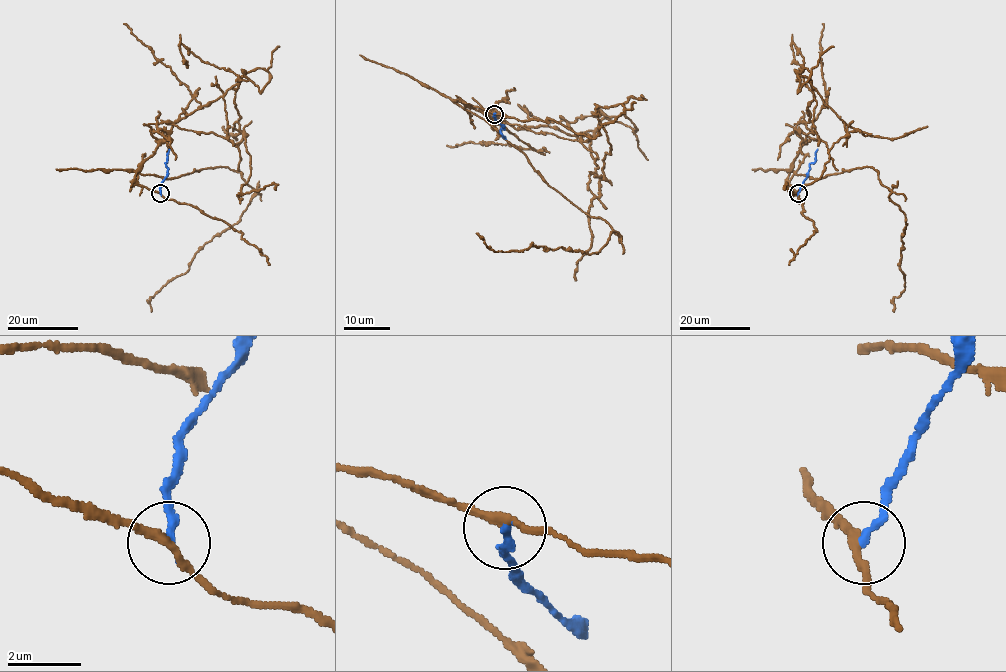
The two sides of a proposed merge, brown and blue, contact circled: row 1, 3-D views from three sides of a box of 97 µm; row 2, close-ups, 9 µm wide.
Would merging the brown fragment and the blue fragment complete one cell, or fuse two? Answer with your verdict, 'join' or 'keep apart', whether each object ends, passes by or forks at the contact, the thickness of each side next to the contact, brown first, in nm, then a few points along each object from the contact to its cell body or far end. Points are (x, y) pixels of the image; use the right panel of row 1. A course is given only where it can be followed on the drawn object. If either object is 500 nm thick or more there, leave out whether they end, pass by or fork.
keep apart | brown passes by | blue ends | 240/240 nm | brown via (797, 193), (794, 130), (814, 99), (802, 68) | blue via (797, 193), (808, 175), (809, 165), (815, 161), (817, 149)

